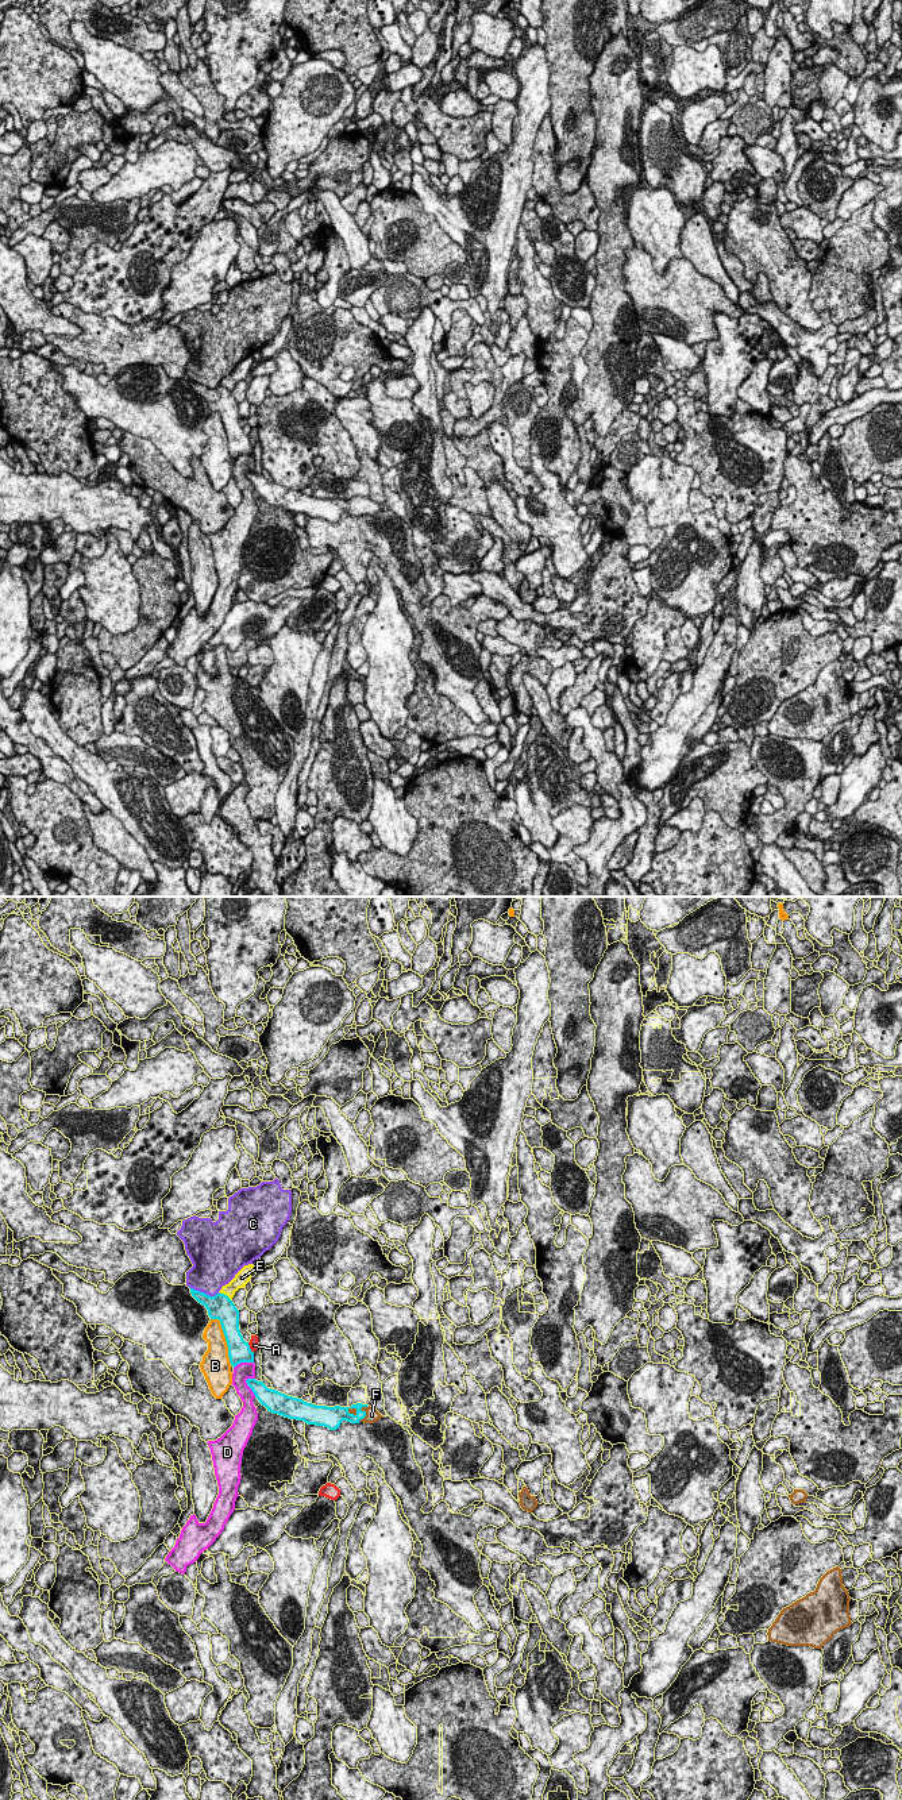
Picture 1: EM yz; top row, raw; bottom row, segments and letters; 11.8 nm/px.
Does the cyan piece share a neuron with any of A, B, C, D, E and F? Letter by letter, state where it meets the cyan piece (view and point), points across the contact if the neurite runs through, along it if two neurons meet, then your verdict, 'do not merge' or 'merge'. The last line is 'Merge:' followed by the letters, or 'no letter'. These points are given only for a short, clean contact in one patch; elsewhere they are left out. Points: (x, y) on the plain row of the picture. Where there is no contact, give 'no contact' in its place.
A: contact yz (249, 440); border yz (247, 435), (253, 444); do not merge
B: contact yz (226, 431); do not merge
C: contact yz (203, 385); border yz (189, 378), (209, 388), (219, 385); do not merge
D: contact yz (249, 478); do not merge
E: contact yz (226, 388); do not merge
F: contact yz (363, 504); merge
Merge: F

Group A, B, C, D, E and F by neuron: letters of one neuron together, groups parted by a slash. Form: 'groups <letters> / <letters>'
groups A / B / C / D / E / F

